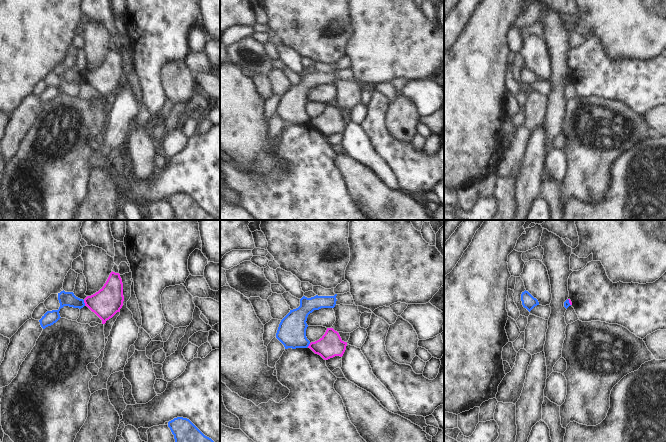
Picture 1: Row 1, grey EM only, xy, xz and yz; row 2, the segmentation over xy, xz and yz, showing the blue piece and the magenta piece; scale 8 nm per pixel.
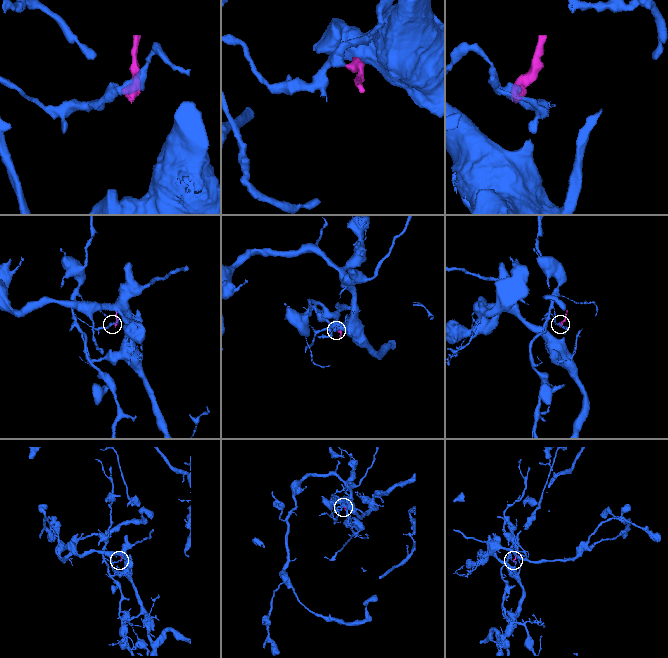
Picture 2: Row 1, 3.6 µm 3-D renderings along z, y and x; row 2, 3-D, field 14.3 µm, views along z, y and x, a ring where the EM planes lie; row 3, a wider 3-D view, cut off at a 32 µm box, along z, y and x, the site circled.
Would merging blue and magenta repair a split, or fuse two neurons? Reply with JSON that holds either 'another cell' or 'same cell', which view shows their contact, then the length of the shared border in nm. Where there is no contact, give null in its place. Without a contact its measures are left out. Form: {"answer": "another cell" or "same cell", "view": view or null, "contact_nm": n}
{"answer": "another cell", "view": "xy", "contact_nm": 50}

